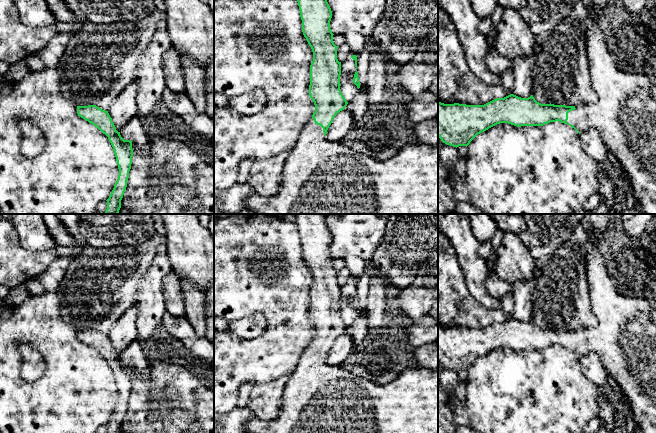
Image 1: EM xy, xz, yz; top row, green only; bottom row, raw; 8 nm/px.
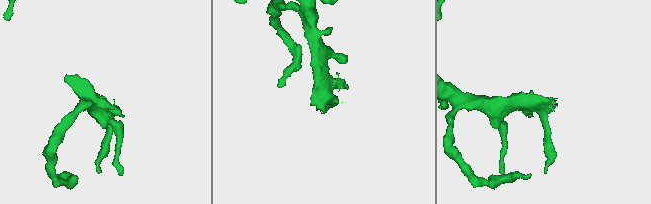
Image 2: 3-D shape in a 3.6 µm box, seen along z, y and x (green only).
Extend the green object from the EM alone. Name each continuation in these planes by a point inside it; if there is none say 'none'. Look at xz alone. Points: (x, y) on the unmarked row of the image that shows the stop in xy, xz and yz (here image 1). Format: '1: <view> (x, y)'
1: xz (318, 398)

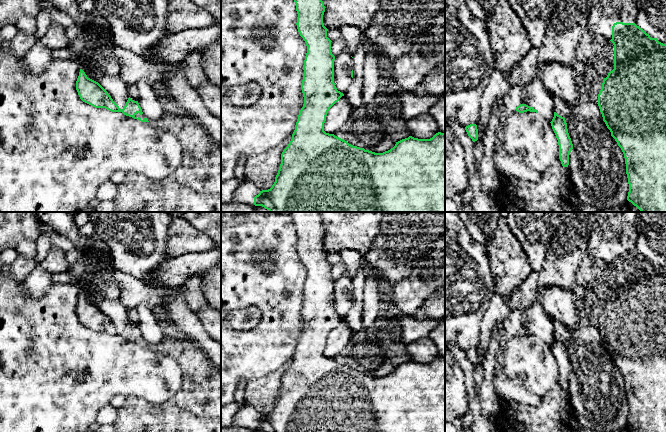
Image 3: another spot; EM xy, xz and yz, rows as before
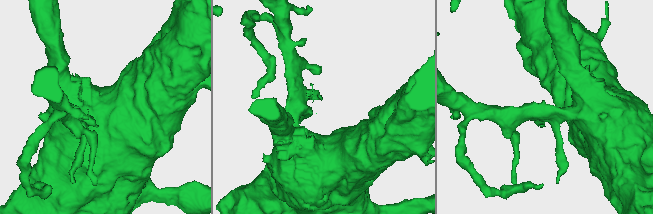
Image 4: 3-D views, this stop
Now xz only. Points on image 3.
1: xz (245, 417)

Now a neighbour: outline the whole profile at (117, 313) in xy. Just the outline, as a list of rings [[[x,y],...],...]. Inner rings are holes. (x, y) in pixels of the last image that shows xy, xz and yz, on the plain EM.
[[[100,297],[98,307],[108,316],[113,325],[123,333],[129,320],[127,318],[128,309],[119,300],[109,300]]]

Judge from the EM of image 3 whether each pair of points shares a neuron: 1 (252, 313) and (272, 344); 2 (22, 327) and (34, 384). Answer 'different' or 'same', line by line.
1: different
2: same

